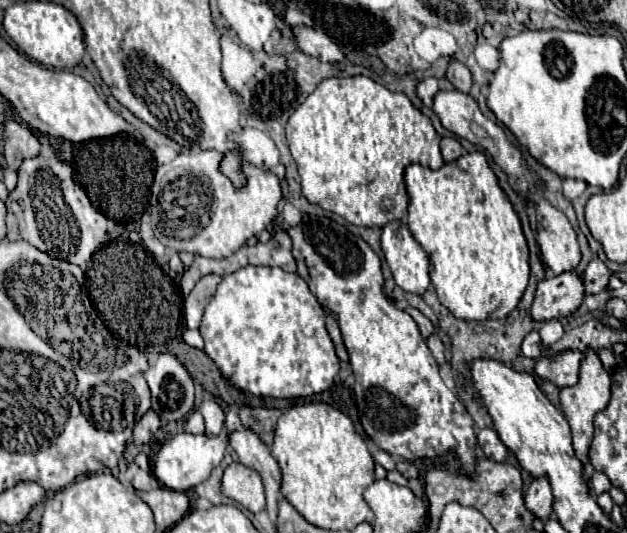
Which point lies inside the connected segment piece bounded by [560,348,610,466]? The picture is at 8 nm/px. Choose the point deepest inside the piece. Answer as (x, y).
(580, 403)

